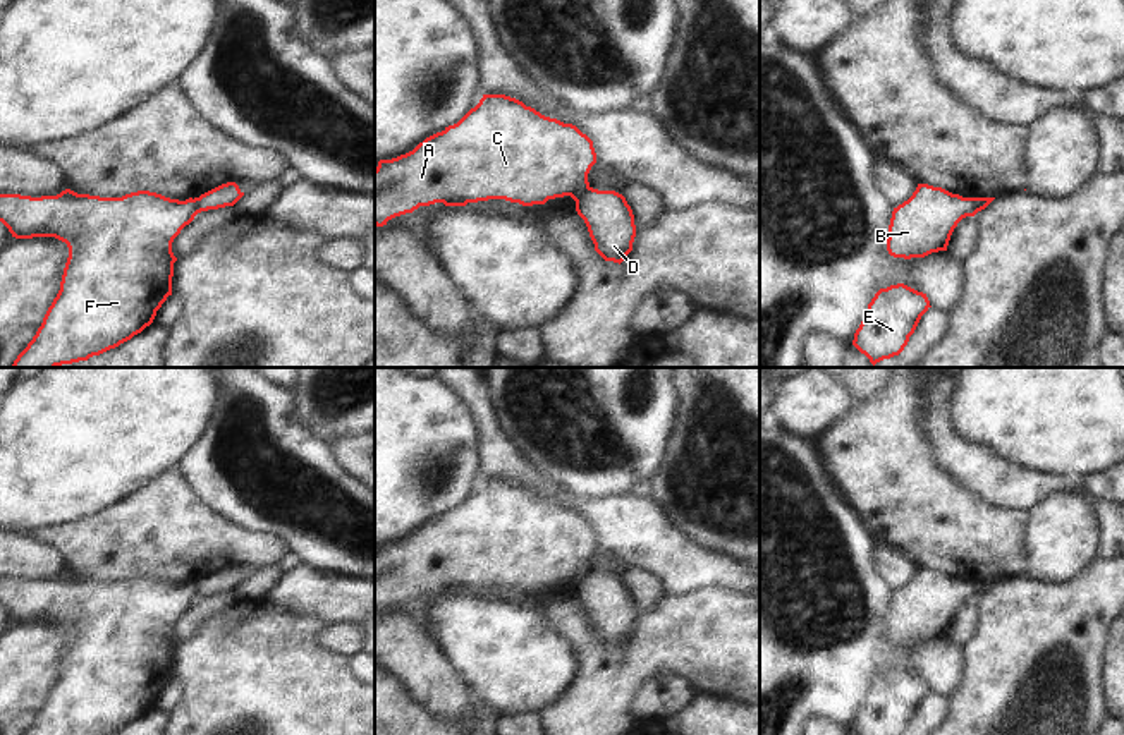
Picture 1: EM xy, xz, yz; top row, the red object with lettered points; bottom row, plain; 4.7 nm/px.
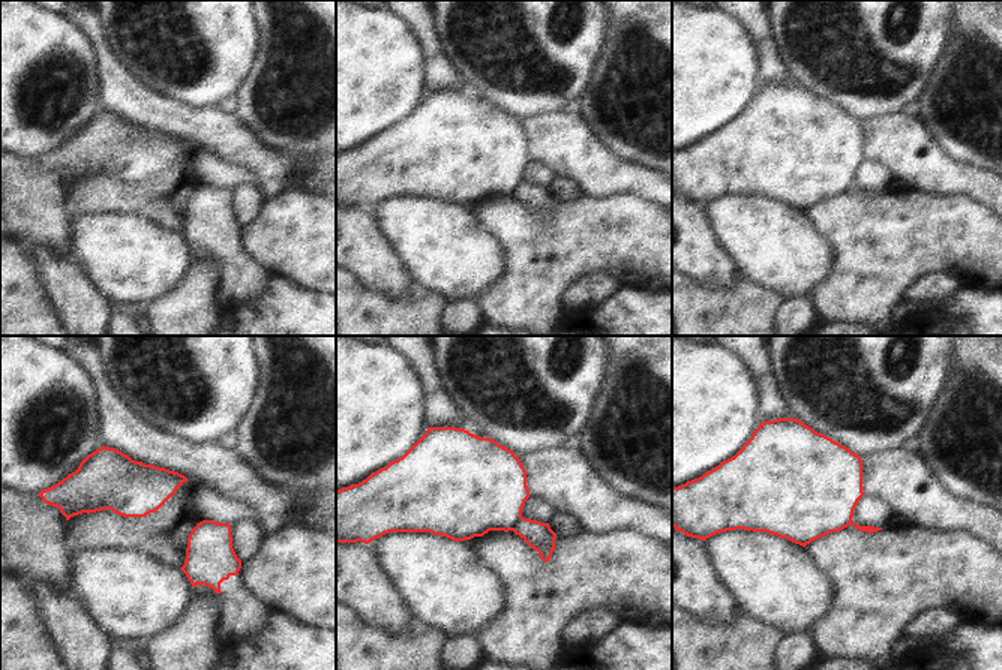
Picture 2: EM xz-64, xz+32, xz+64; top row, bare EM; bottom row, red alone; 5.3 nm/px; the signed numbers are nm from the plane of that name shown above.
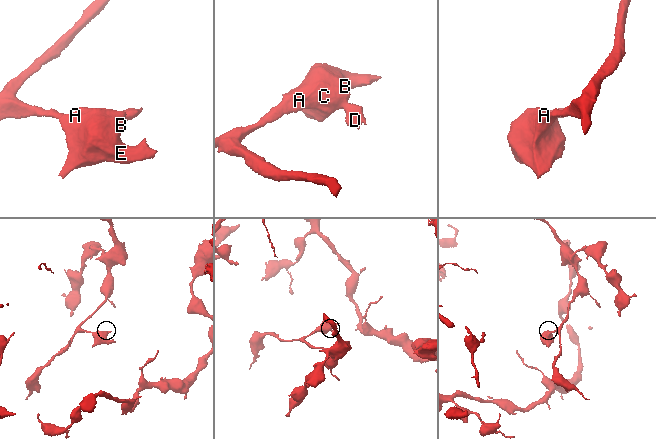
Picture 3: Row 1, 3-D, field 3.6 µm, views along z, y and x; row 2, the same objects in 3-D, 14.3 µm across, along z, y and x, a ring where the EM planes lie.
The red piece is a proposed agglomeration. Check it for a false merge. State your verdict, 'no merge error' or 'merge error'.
merge error

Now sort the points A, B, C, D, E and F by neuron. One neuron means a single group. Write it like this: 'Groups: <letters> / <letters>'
Groups: A B C E F / D.

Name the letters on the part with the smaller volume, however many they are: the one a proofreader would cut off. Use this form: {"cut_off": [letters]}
{"cut_off": ["D"]}

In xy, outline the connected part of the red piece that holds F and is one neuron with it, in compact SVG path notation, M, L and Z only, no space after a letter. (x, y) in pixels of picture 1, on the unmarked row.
M70 574L41 582L0 579L0 606L12 622L55 622L69 632L60 675L24 735L110 735L141 718L172 680L172 627L196 599L192 582L179 586L150 575L122 582Z

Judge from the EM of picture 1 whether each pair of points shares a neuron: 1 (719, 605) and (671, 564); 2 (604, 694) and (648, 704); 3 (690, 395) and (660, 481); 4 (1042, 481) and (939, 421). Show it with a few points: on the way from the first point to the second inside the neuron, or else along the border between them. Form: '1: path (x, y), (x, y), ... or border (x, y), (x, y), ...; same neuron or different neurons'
1: border (741, 593), (703, 586), (679, 595), (665, 595); different neurons
2: border (660, 674), (641, 684), (629, 716); different neurons
3: path (690, 416), (688, 443), (683, 449), (681, 461); same neuron
4: path (1014, 481), (997, 481), (985, 474), (959, 449); same neuron

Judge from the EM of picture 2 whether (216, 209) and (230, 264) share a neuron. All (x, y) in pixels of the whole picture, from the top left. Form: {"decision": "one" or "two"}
{"decision": "one"}

